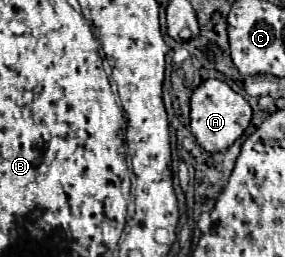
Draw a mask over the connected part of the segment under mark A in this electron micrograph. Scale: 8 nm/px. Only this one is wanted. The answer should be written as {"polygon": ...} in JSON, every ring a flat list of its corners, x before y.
{"polygon":[[205,80,201,86,197,86,191,94,189,106,191,106,191,132,197,138,197,144,207,152,227,150,251,122,249,102,237,92,233,92,223,80]]}

